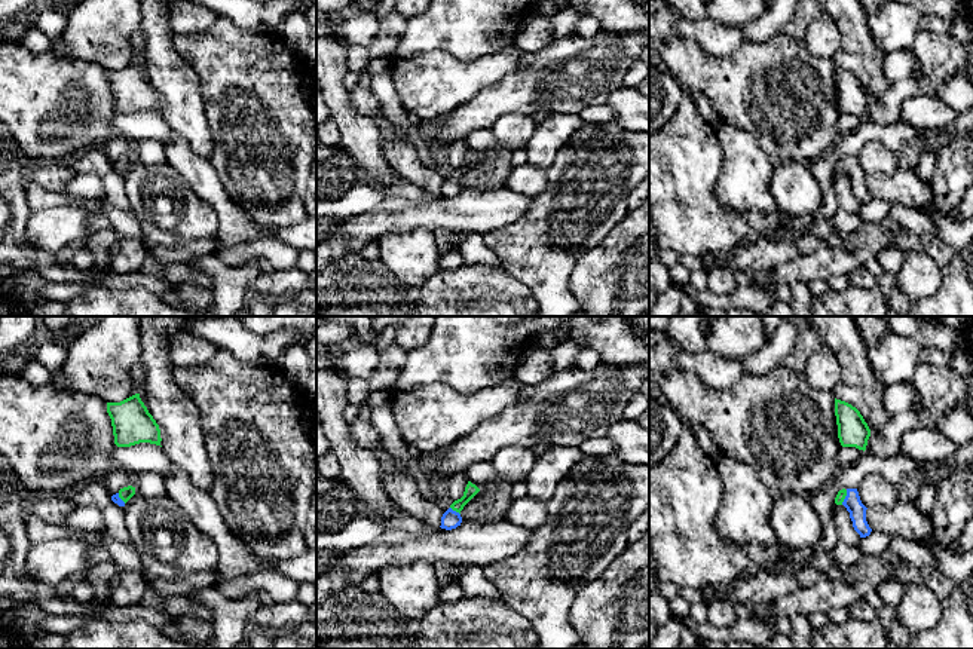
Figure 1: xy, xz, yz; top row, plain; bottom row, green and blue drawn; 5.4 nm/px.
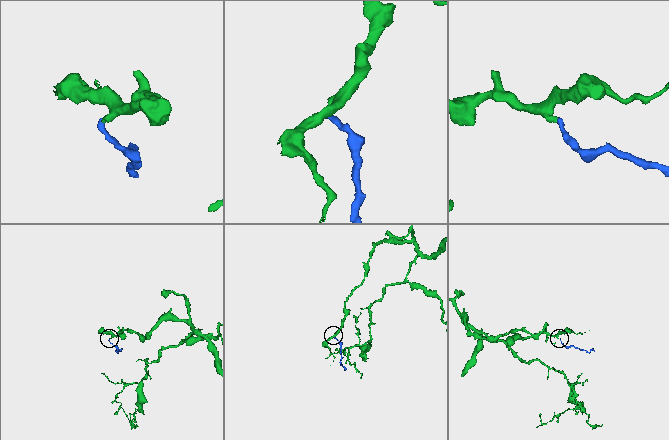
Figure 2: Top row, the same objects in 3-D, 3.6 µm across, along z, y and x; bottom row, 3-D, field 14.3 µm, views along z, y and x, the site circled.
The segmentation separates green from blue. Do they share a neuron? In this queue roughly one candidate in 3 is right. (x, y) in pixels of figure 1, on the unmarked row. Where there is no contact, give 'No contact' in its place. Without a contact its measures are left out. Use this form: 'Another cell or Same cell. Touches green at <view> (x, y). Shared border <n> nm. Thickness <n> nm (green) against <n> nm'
Same cell. Touches green at yz (844, 165). Shared border 90 nm. Thickness 50 nm (green) against 100 nm

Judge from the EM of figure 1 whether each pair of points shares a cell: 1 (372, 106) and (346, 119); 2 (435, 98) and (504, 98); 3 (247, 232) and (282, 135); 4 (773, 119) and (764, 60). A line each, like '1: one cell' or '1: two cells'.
1: two cells
2: two cells
3: two cells
4: one cell

